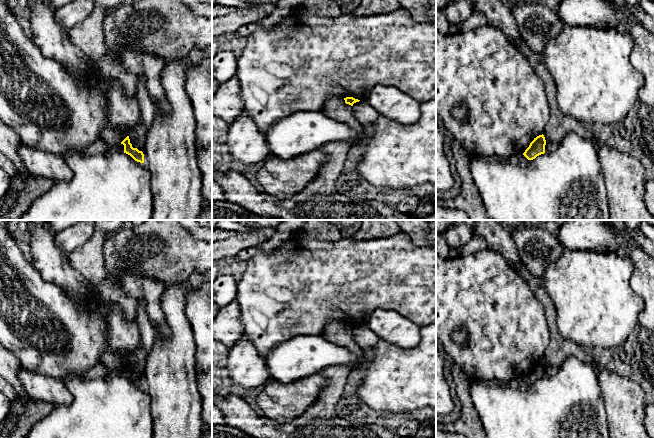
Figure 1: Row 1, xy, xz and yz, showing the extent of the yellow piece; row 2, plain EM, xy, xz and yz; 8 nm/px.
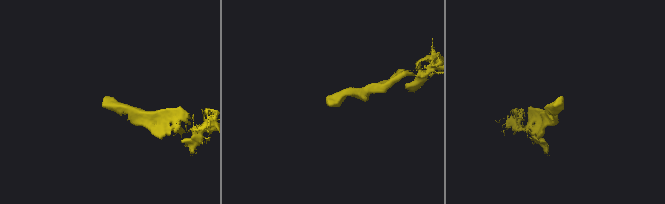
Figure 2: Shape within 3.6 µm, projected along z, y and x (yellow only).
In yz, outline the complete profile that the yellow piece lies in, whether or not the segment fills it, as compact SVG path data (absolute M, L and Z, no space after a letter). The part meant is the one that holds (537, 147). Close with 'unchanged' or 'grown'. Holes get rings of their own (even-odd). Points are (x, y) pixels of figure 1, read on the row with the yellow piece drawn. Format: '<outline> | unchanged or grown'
M539 135L530 143L529 147L525 150L523 155L528 160L533 160L537 156L545 153L546 140L544 135Z | unchanged

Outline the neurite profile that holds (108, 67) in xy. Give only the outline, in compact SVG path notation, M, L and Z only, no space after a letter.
M107 51L104 56L94 64L94 69L98 75L104 79L113 79L120 82L124 93L128 97L136 97L137 77L126 70L113 51Z

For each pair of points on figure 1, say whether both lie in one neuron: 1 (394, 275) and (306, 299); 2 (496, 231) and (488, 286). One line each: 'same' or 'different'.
1: same
2: different

